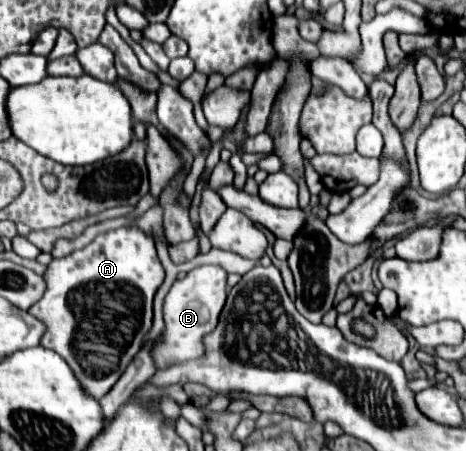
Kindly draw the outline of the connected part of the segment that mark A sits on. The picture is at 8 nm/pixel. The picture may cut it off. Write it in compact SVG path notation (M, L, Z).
M118 228L96 236L86 248L66 258L54 258L46 274L46 292L28 312L46 326L40 346L58 352L72 368L90 398L100 400L124 374L130 360L138 354L144 334L152 326L152 298L164 282L164 268L158 260L154 240L136 228Z

